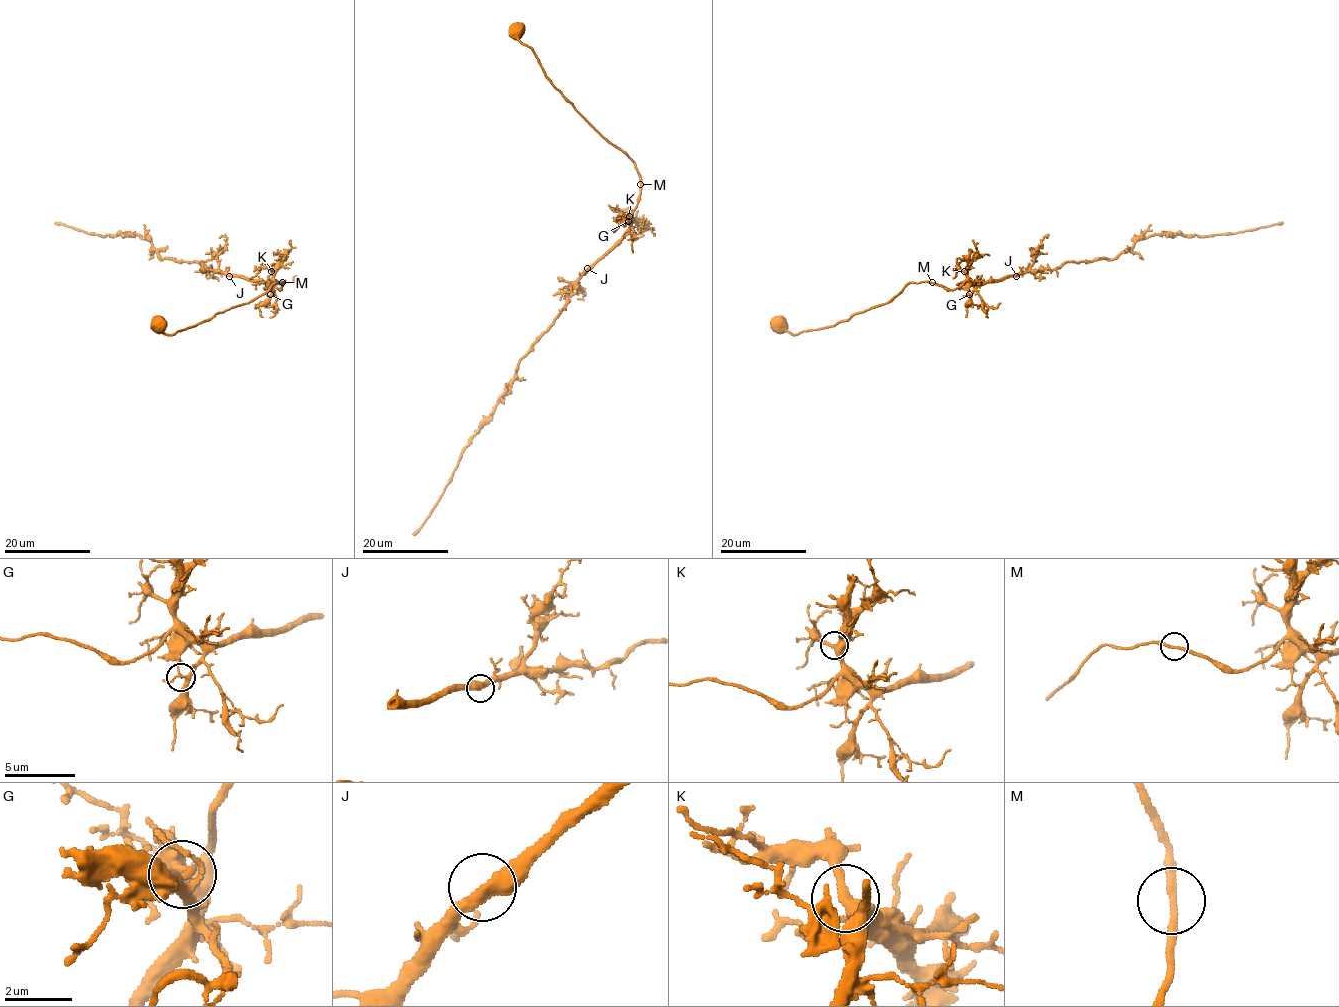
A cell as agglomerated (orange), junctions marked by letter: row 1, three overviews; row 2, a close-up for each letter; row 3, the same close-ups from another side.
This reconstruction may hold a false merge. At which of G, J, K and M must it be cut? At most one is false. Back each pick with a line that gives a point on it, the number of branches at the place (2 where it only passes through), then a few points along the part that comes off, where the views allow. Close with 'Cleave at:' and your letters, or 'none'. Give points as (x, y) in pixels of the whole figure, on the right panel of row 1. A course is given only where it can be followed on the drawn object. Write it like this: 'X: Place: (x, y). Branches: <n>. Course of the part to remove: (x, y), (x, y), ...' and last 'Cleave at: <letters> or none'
Cleave at: none

